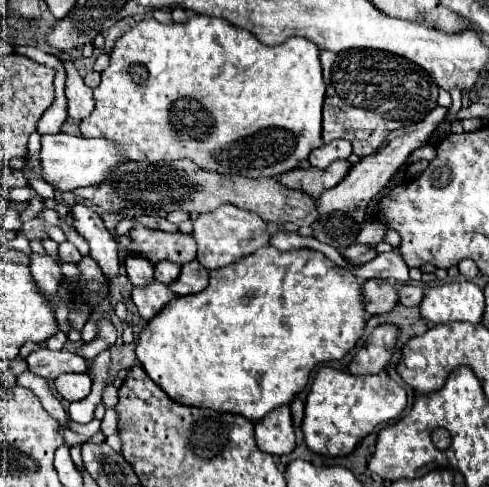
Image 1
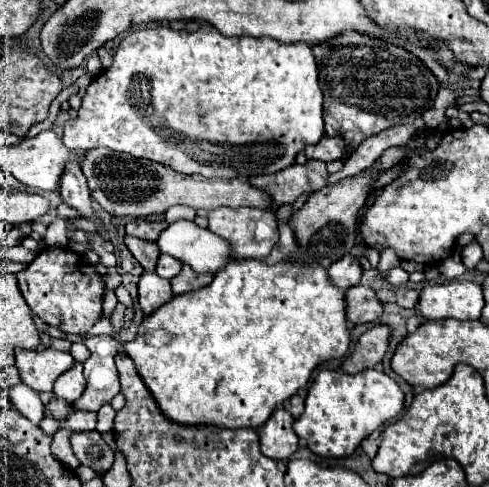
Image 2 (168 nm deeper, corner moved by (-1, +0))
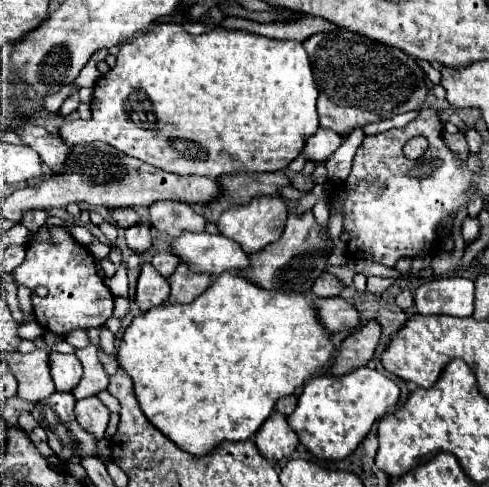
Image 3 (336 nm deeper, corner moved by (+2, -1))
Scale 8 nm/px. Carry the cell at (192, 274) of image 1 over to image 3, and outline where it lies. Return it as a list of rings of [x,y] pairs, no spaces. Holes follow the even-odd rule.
[[[180,262],[176,272],[168,278],[168,282],[172,288],[168,302],[190,304],[194,302],[194,298],[198,298],[208,288],[208,284],[212,282],[212,276],[206,272],[192,272],[186,262]]]

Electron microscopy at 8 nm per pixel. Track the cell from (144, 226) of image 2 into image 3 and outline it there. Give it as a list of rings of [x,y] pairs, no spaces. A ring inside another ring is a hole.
[[[116,208],[116,210],[110,210],[110,212],[112,212],[114,222],[120,228],[130,228],[130,226],[134,226],[134,224],[140,222],[140,216],[136,214],[134,208]]]

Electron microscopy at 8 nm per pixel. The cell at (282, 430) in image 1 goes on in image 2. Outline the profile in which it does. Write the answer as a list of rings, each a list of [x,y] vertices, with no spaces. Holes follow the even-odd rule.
[[[277,407],[273,415],[257,429],[261,439],[261,453],[271,459],[289,459],[297,451],[297,435],[293,431],[293,415]]]

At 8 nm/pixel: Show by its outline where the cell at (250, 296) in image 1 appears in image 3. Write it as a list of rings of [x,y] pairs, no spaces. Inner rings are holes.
[[[224,272],[192,304],[162,304],[132,320],[120,348],[120,368],[132,378],[144,416],[182,450],[206,456],[220,442],[252,438],[282,396],[294,394],[332,356],[334,346],[322,330],[312,294],[266,292],[236,272]]]

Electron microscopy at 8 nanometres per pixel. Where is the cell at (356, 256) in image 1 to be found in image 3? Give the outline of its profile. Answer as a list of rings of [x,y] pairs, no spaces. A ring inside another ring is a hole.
[[[322,272],[322,276],[318,276],[318,280],[314,282],[312,294],[318,298],[334,298],[334,296],[340,296],[342,290],[344,290],[344,284],[336,276]]]

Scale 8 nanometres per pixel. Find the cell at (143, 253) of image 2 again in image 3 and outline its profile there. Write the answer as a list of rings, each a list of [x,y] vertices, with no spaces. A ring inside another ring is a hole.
[[[142,220],[142,224],[136,224],[136,226],[126,228],[126,242],[128,242],[128,246],[134,252],[138,252],[138,254],[146,252],[150,248],[150,244],[152,244],[152,238],[150,238],[150,222]]]

